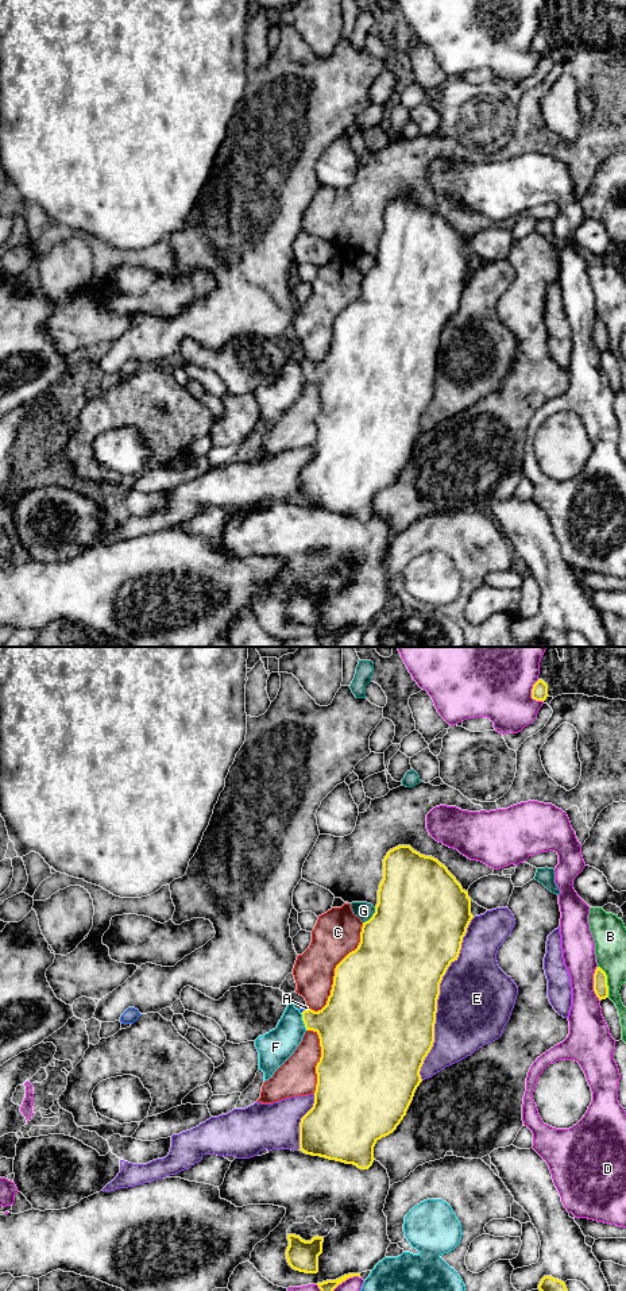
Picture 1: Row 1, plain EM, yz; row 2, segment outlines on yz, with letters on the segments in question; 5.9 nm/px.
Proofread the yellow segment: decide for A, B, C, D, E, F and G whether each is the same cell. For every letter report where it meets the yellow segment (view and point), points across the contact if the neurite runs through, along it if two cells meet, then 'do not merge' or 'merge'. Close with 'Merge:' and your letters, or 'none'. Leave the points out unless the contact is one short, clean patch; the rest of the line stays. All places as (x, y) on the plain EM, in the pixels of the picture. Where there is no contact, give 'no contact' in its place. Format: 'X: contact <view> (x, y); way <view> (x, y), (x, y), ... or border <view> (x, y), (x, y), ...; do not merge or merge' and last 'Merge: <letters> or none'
A: contact yz (304, 362); way yz (343, 377), (315, 373), (304, 362), (306, 359); merge
B: contact yz (606, 332); do not merge
C: contact yz (335, 323); do not merge
D: contact yz (594, 335); do not merge
E: contact yz (437, 350); do not merge
F: contact yz (304, 373); do not merge
G: contact yz (373, 268); do not merge
Merge: A

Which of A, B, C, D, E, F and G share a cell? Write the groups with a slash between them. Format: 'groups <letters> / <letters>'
groups A / B / C / D / E / F / G

